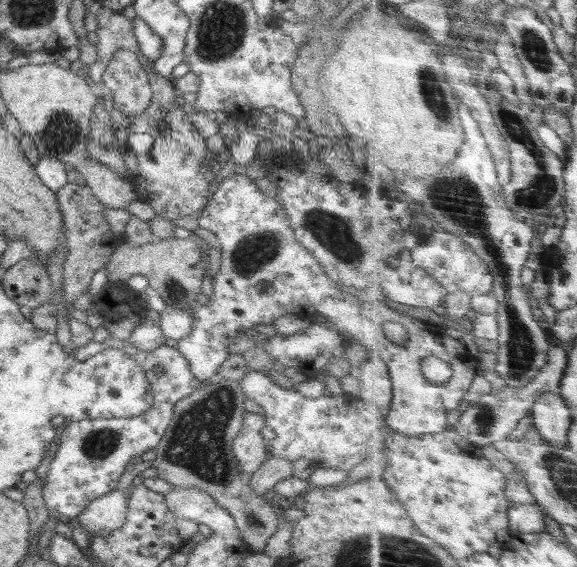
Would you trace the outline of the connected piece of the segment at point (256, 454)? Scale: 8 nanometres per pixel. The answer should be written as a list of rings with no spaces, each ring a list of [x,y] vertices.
[[[245,411],[242,428],[233,441],[234,455],[244,474],[256,472],[270,456],[268,442],[260,434],[264,426],[265,418],[261,413]]]

